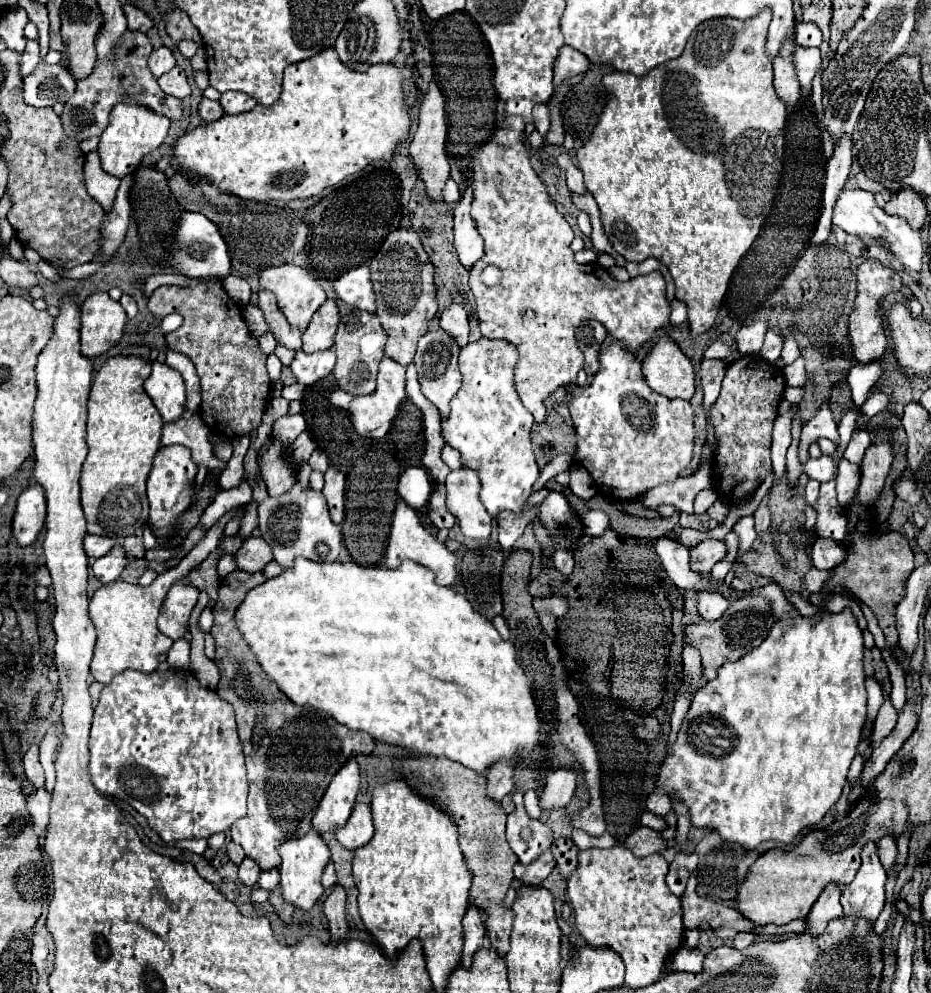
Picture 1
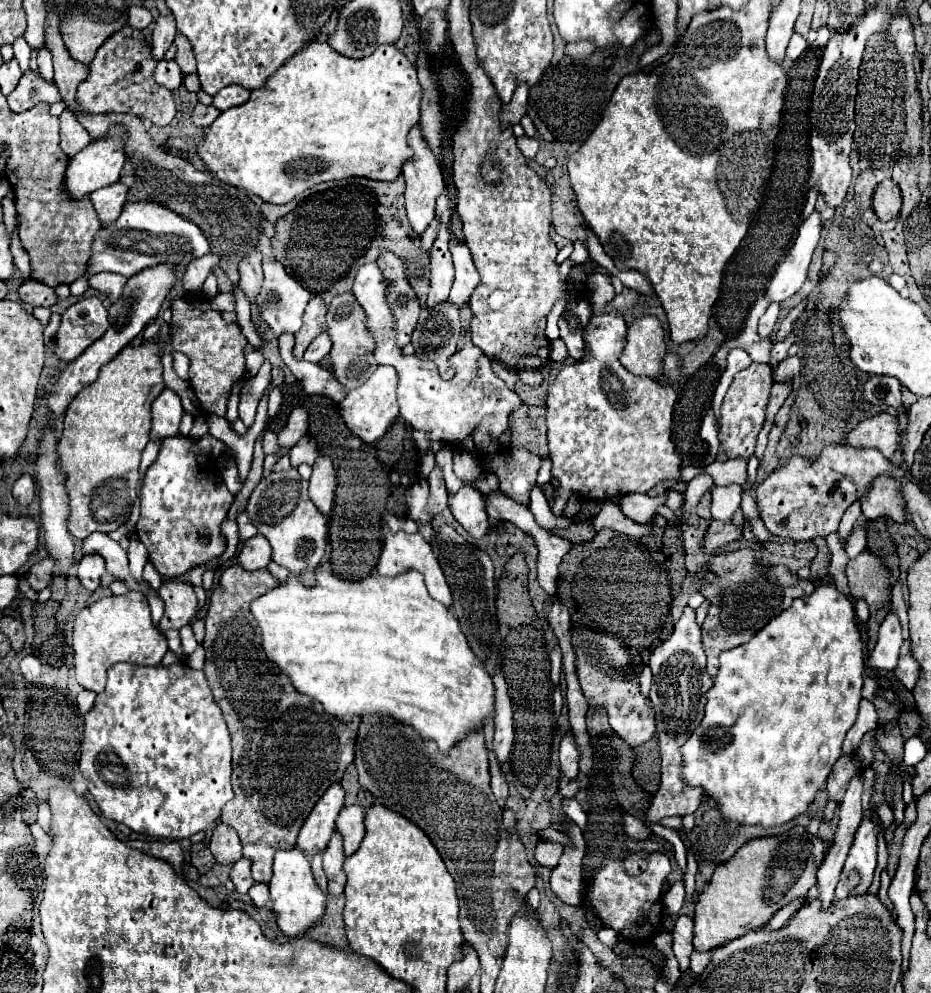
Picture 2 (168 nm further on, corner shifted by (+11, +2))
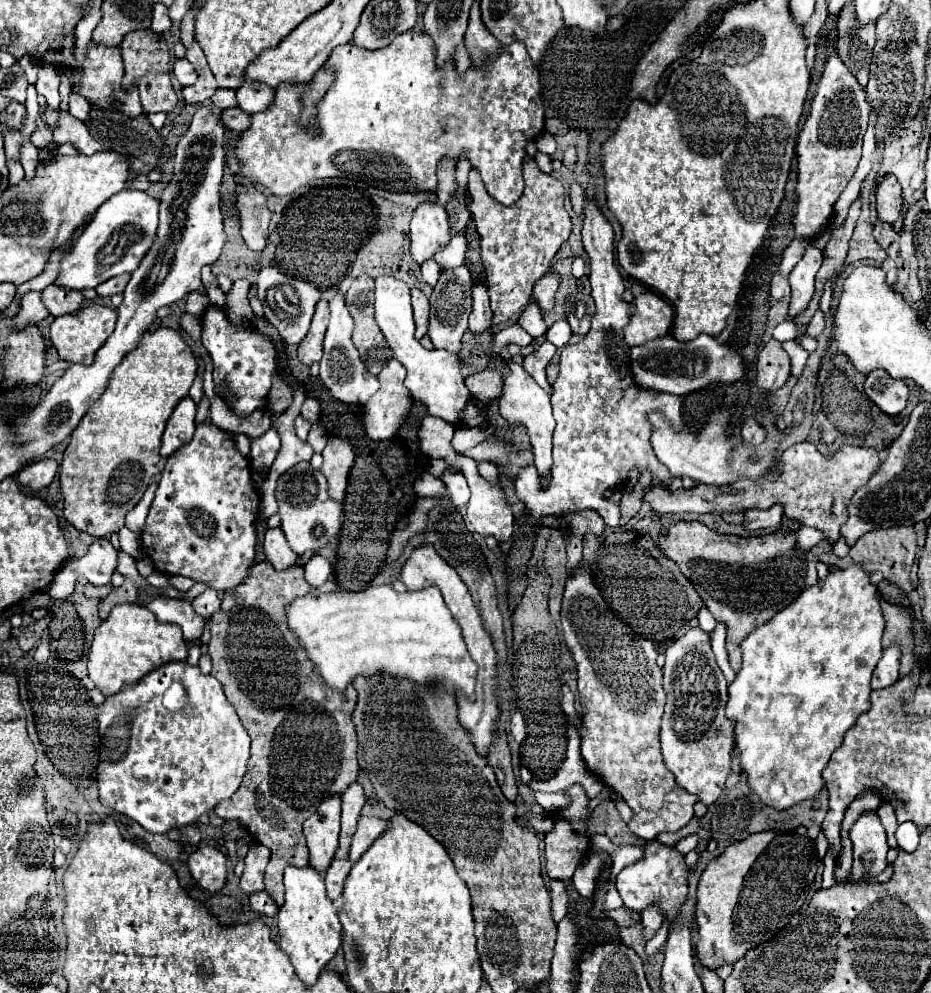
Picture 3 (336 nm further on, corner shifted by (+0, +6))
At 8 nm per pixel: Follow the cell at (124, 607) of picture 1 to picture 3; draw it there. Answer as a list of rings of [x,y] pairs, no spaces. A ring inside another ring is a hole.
[[[141,603],[115,605],[105,621],[95,629],[89,651],[89,677],[101,689],[103,695],[117,693],[125,683],[135,683],[149,671],[161,667],[167,661],[185,661],[187,643],[179,627],[171,623],[159,623],[151,611]]]

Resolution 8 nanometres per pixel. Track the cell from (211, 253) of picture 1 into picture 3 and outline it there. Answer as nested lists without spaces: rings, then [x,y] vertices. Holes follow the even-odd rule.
[[[123,189],[117,195],[113,195],[93,215],[83,235],[73,243],[69,255],[63,257],[61,275],[55,281],[55,285],[81,291],[85,287],[97,287],[99,283],[115,275],[133,273],[135,267],[139,267],[139,263],[143,261],[143,255],[147,255],[147,251],[155,243],[157,213],[159,199],[147,195],[145,191]]]

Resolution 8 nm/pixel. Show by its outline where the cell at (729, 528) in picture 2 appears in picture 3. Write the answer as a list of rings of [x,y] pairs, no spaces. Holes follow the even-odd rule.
[[[771,507],[771,509],[757,509],[757,511],[743,511],[743,527],[747,531],[759,531],[765,527],[775,527],[781,521],[783,509]]]

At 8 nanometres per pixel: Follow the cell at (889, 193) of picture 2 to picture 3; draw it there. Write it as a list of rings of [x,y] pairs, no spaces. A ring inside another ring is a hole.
[[[887,175],[877,185],[877,215],[885,223],[895,223],[901,217],[903,193],[897,177]]]

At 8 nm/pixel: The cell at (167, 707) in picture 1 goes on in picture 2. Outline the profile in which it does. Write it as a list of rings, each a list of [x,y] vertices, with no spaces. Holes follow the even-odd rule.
[[[118,663],[108,671],[108,685],[102,693],[98,693],[94,707],[84,715],[84,739],[80,749],[80,771],[88,783],[88,791],[92,793],[96,805],[100,807],[102,815],[126,825],[136,833],[146,833],[152,837],[172,837],[172,839],[186,839],[198,831],[204,831],[214,825],[220,817],[220,809],[234,797],[230,775],[232,775],[232,747],[230,747],[230,733],[226,721],[222,717],[220,707],[216,705],[212,691],[206,683],[204,671],[194,671],[186,663],[174,663],[170,667],[134,667],[128,663]]]

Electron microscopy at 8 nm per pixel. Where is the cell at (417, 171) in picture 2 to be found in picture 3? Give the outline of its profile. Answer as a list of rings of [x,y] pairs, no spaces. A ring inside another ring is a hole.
[[[435,195],[413,211],[409,237],[411,255],[419,265],[425,259],[431,259],[433,253],[449,241],[449,219],[443,207],[435,201]]]

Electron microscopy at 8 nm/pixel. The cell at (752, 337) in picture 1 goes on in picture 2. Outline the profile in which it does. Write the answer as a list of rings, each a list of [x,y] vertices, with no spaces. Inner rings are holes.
[[[814,211],[802,225],[796,237],[794,247],[786,255],[784,263],[778,265],[770,285],[768,295],[772,301],[784,301],[790,299],[794,293],[798,293],[806,281],[808,265],[812,259],[812,253],[820,239],[820,215]]]

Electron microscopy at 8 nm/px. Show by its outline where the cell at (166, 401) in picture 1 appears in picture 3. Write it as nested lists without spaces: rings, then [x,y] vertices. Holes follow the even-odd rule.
[[[183,397],[179,405],[173,409],[161,443],[161,457],[169,457],[181,445],[189,443],[195,431],[195,403],[191,397]]]

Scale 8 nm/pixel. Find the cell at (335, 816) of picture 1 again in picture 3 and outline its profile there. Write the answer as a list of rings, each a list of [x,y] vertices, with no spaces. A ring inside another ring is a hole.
[[[331,795],[331,799],[323,801],[317,809],[317,817],[309,817],[303,823],[303,833],[309,847],[311,865],[317,871],[325,871],[335,857],[337,839],[339,839],[339,807],[341,795]]]

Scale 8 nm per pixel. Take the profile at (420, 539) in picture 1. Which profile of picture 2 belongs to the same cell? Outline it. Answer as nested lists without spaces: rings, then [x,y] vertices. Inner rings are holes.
[[[386,523],[382,525],[382,529],[384,529],[384,539],[382,539],[382,553],[380,553],[380,563],[376,567],[376,573],[382,575],[382,577],[396,577],[396,575],[402,575],[402,573],[412,571],[412,569],[420,571],[424,575],[430,597],[440,601],[442,605],[446,605],[450,609],[452,607],[452,593],[450,593],[450,587],[448,587],[448,583],[444,579],[444,573],[438,565],[436,555],[432,553],[432,547],[420,535],[408,535],[404,531],[390,533]]]

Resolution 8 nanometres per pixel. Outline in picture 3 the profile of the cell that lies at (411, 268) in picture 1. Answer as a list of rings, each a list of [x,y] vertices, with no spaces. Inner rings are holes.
[[[411,289],[411,301],[413,301],[413,313],[415,313],[415,339],[421,339],[427,333],[427,319],[429,319],[429,299],[421,293],[421,289]]]

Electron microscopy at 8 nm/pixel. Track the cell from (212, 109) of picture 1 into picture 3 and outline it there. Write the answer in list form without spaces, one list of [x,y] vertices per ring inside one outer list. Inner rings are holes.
[[[229,107],[221,111],[221,121],[225,123],[227,129],[241,133],[251,125],[251,115],[243,113],[239,107]]]

